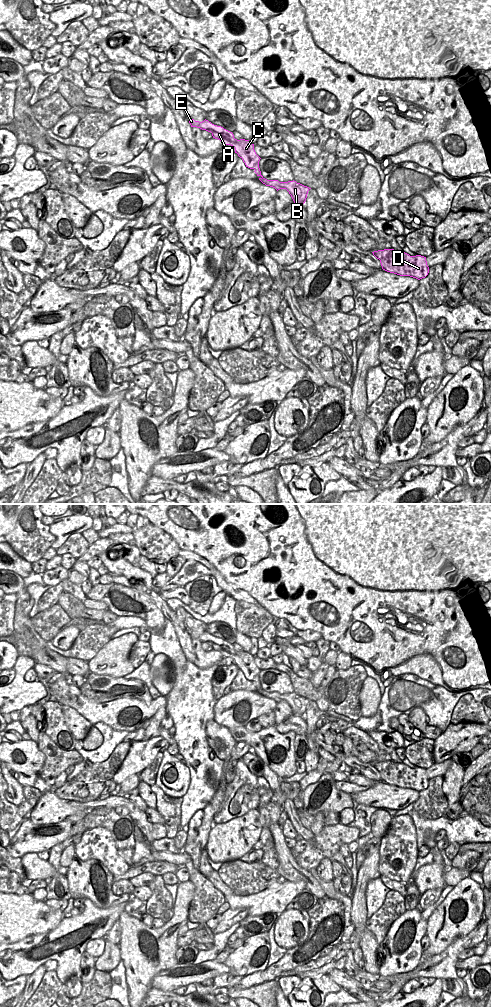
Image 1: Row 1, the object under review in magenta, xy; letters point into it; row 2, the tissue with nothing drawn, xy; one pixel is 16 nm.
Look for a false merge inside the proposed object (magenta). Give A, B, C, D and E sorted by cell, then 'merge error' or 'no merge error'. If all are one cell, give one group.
A B C D E | no merge error

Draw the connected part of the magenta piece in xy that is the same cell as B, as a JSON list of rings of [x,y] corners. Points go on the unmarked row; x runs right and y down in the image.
[[[189,631],[191,639],[197,639],[202,642],[206,642],[212,645],[213,650],[218,651],[222,654],[223,657],[231,657],[235,660],[235,665],[243,672],[246,679],[254,681],[259,692],[266,698],[275,700],[277,703],[280,701],[286,701],[291,707],[294,716],[304,716],[307,710],[308,703],[311,701],[307,698],[304,698],[296,693],[288,694],[279,694],[278,692],[267,692],[261,687],[259,680],[260,669],[256,666],[254,662],[254,656],[249,652],[240,651],[237,652],[234,650],[232,644],[224,641],[221,638],[217,638],[204,632],[202,634],[195,633],[194,631]]]

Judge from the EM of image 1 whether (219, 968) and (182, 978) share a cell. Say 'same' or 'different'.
same

